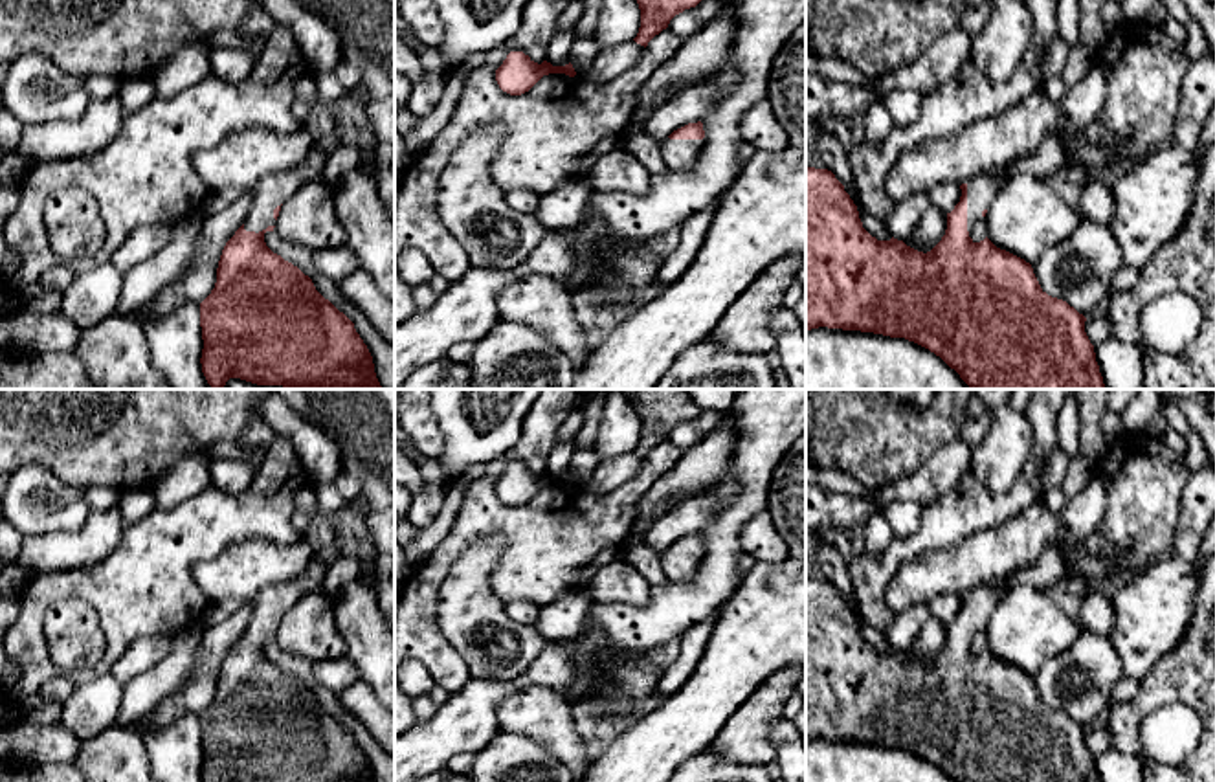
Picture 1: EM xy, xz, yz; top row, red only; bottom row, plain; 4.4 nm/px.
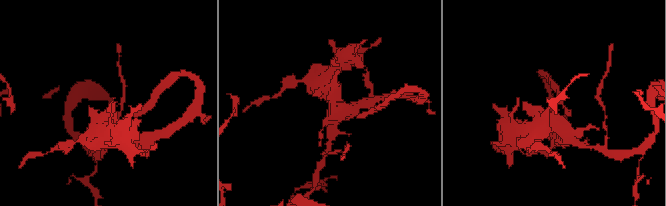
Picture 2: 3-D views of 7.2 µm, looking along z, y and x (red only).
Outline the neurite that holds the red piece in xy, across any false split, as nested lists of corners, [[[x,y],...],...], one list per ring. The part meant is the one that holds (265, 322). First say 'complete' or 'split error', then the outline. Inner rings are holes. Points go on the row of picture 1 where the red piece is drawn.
split error; [[[314,143],[303,163],[266,176],[251,189],[248,218],[226,242],[215,288],[200,303],[200,363],[213,389],[222,389],[229,378],[257,385],[382,389],[373,356],[354,323],[316,290],[308,275],[264,242],[264,233],[275,228],[283,202],[305,182],[321,176],[327,156]]]

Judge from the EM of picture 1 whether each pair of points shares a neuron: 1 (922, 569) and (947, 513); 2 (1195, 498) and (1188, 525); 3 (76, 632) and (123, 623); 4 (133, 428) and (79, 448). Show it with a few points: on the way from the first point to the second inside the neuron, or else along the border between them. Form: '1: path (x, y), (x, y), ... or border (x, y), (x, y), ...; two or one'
1: border (971, 535), (949, 547), (924, 551), (894, 575); two
2: path (1195, 505), (1195, 518); one
3: border (68, 597), (87, 601), (94, 608), (105, 654); two
4: path (120, 428), (111, 428), (101, 437), (92, 437); one

